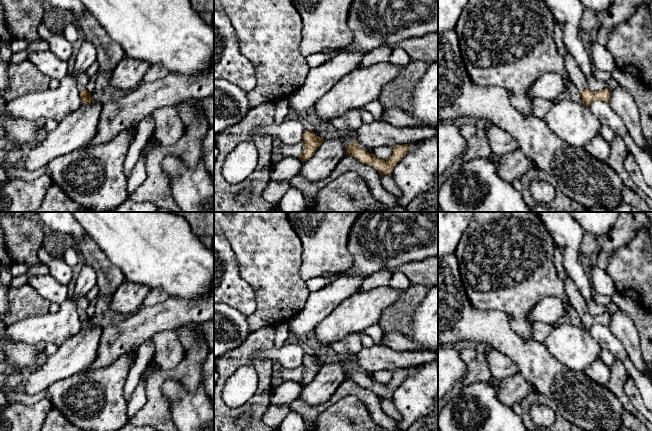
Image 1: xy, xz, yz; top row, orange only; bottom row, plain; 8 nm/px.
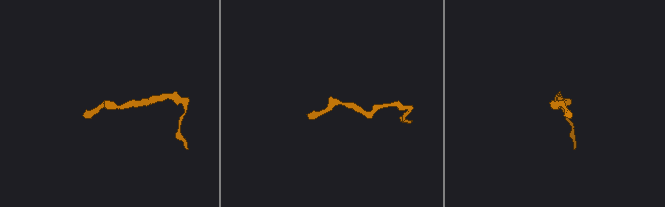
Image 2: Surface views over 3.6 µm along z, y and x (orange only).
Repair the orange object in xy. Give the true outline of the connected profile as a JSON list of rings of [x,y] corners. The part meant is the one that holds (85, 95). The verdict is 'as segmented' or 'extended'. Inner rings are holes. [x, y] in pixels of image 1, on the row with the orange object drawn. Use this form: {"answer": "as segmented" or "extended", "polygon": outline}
{"answer": "extended", "polygon": [[[82,72],[77,75],[77,88],[80,91],[82,103],[85,104],[95,101],[91,99],[91,93],[86,90],[89,80],[90,76],[87,74],[87,72]]]}

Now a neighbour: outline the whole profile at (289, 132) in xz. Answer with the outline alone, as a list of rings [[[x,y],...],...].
[[[285,119],[282,123],[272,123],[257,129],[261,137],[269,137],[271,140],[278,138],[283,145],[295,145],[302,141],[306,128],[298,120]]]

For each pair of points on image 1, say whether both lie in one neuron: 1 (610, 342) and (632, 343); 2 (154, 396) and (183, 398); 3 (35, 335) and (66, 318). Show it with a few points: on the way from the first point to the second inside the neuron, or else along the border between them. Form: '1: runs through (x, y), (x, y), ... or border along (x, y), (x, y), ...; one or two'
1: border along (607, 326), (621, 343), (629, 357); two
2: border along (167, 379), (162, 392), (170, 402), (173, 420); two
3: runs through (43, 329), (56, 328), (58, 326); one

